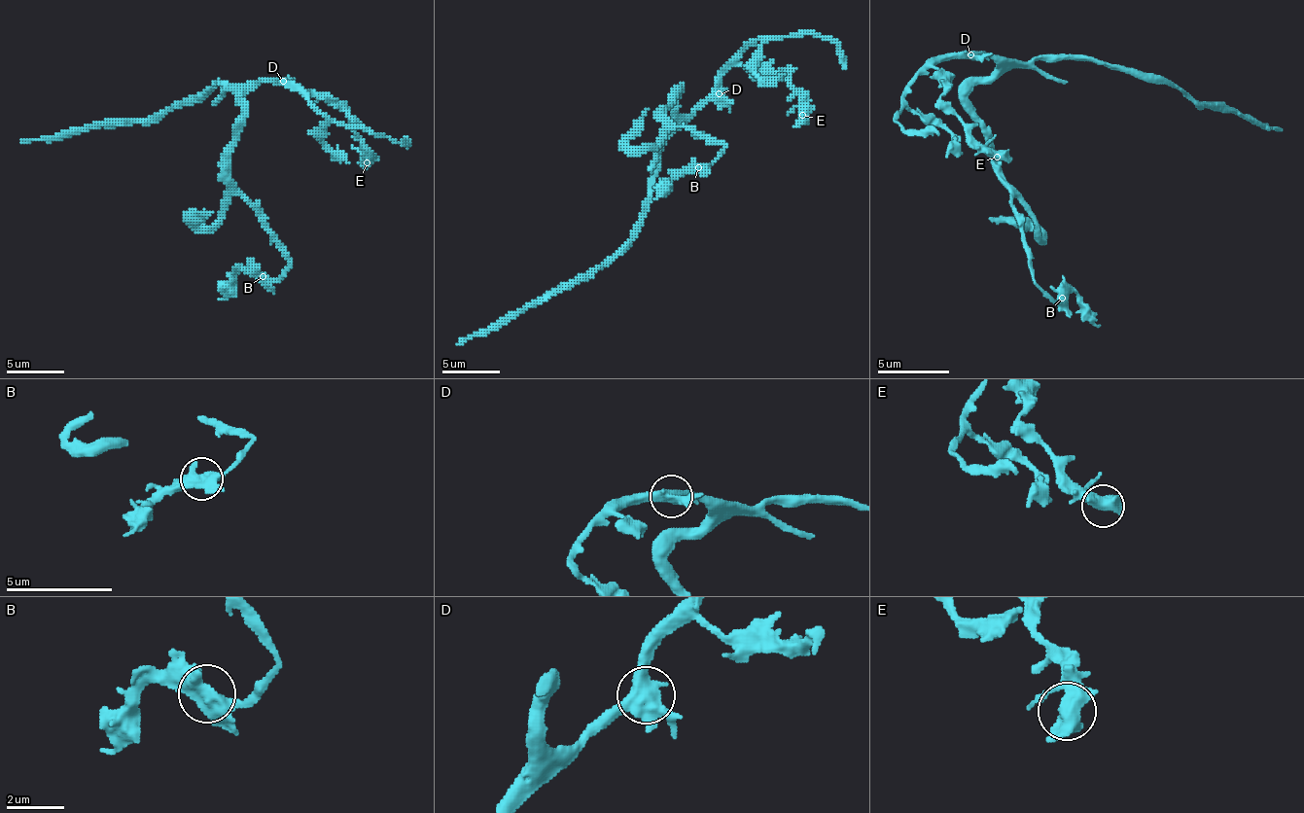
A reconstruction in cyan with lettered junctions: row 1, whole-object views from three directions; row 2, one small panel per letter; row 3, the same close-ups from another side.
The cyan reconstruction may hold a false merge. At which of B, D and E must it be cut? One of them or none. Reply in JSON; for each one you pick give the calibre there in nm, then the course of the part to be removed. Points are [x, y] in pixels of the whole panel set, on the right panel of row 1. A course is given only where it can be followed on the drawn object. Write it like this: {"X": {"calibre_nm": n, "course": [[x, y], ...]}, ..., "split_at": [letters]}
{"split_at": []}

